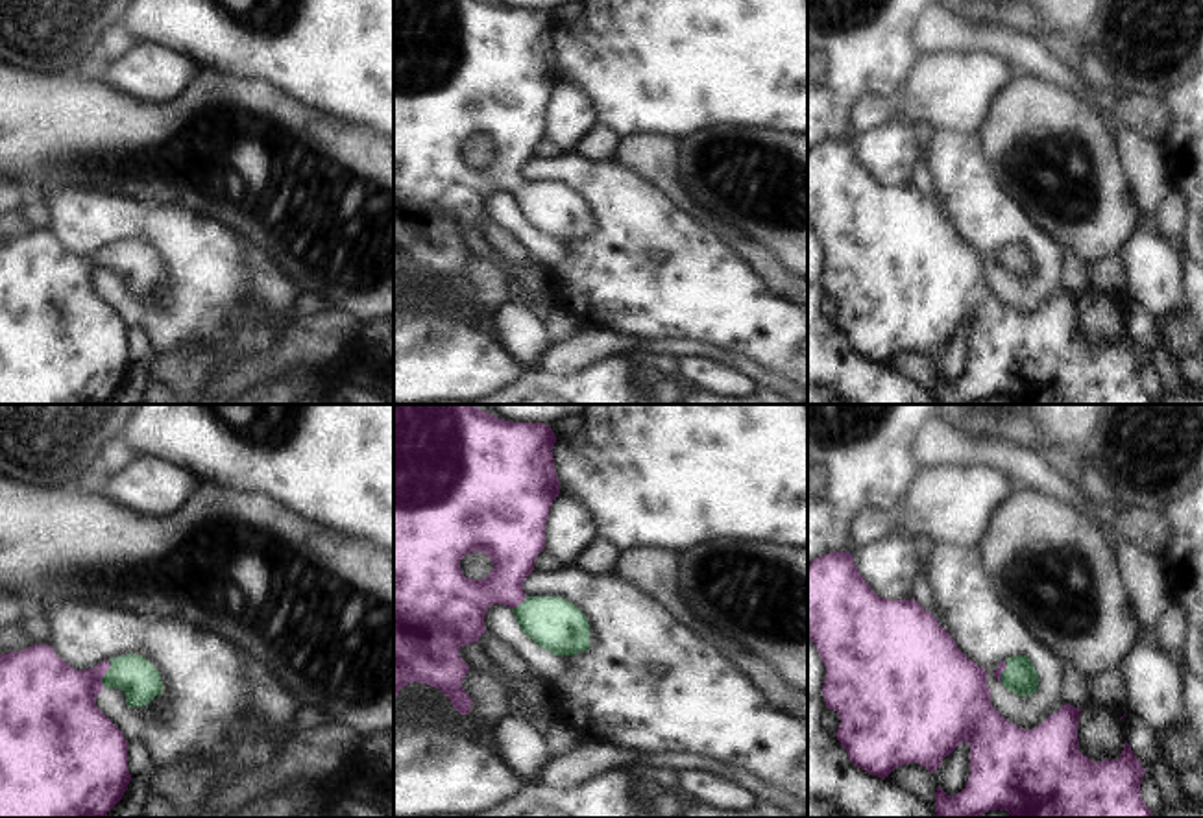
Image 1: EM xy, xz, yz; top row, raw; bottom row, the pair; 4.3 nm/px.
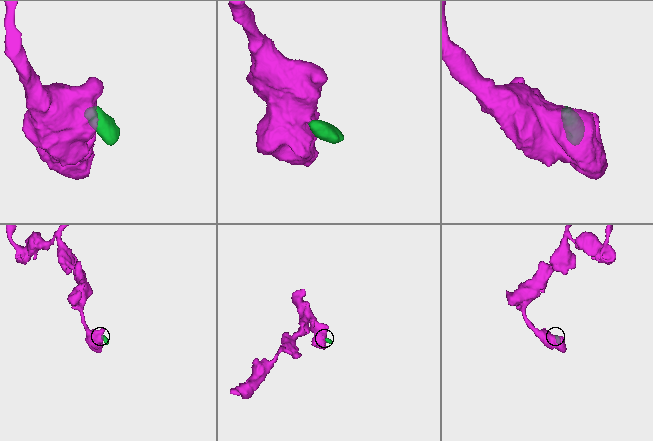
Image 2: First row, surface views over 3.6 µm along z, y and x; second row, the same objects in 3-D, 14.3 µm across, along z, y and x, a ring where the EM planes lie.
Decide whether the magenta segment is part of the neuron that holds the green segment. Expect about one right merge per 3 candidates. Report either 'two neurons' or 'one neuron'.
one neuron

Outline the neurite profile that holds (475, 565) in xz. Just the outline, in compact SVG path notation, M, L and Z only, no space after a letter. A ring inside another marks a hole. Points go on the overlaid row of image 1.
M469 552L460 559L460 571L466 578L482 580L493 569L492 559L484 552Z

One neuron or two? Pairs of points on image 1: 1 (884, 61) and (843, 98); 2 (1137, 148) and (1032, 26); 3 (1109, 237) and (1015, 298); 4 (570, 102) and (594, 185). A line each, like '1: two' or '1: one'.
1: one
2: two
3: two
4: two

